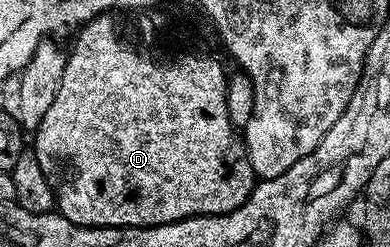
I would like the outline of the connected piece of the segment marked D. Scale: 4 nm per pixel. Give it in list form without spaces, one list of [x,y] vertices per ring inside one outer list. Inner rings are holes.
[[[105,16],[85,23],[76,34],[77,43],[73,46],[73,55],[71,52],[65,59],[65,71],[55,92],[55,102],[31,138],[32,153],[37,155],[39,168],[43,168],[43,176],[47,176],[51,184],[55,206],[61,215],[77,226],[162,226],[168,222],[181,222],[184,218],[230,214],[242,206],[251,196],[255,175],[242,135],[228,118],[228,108],[222,101],[222,78],[217,66],[211,61],[198,60],[195,56],[186,56],[186,60],[177,60],[171,66],[154,65],[149,58],[134,53],[120,43],[115,36],[115,28],[109,26]]]

